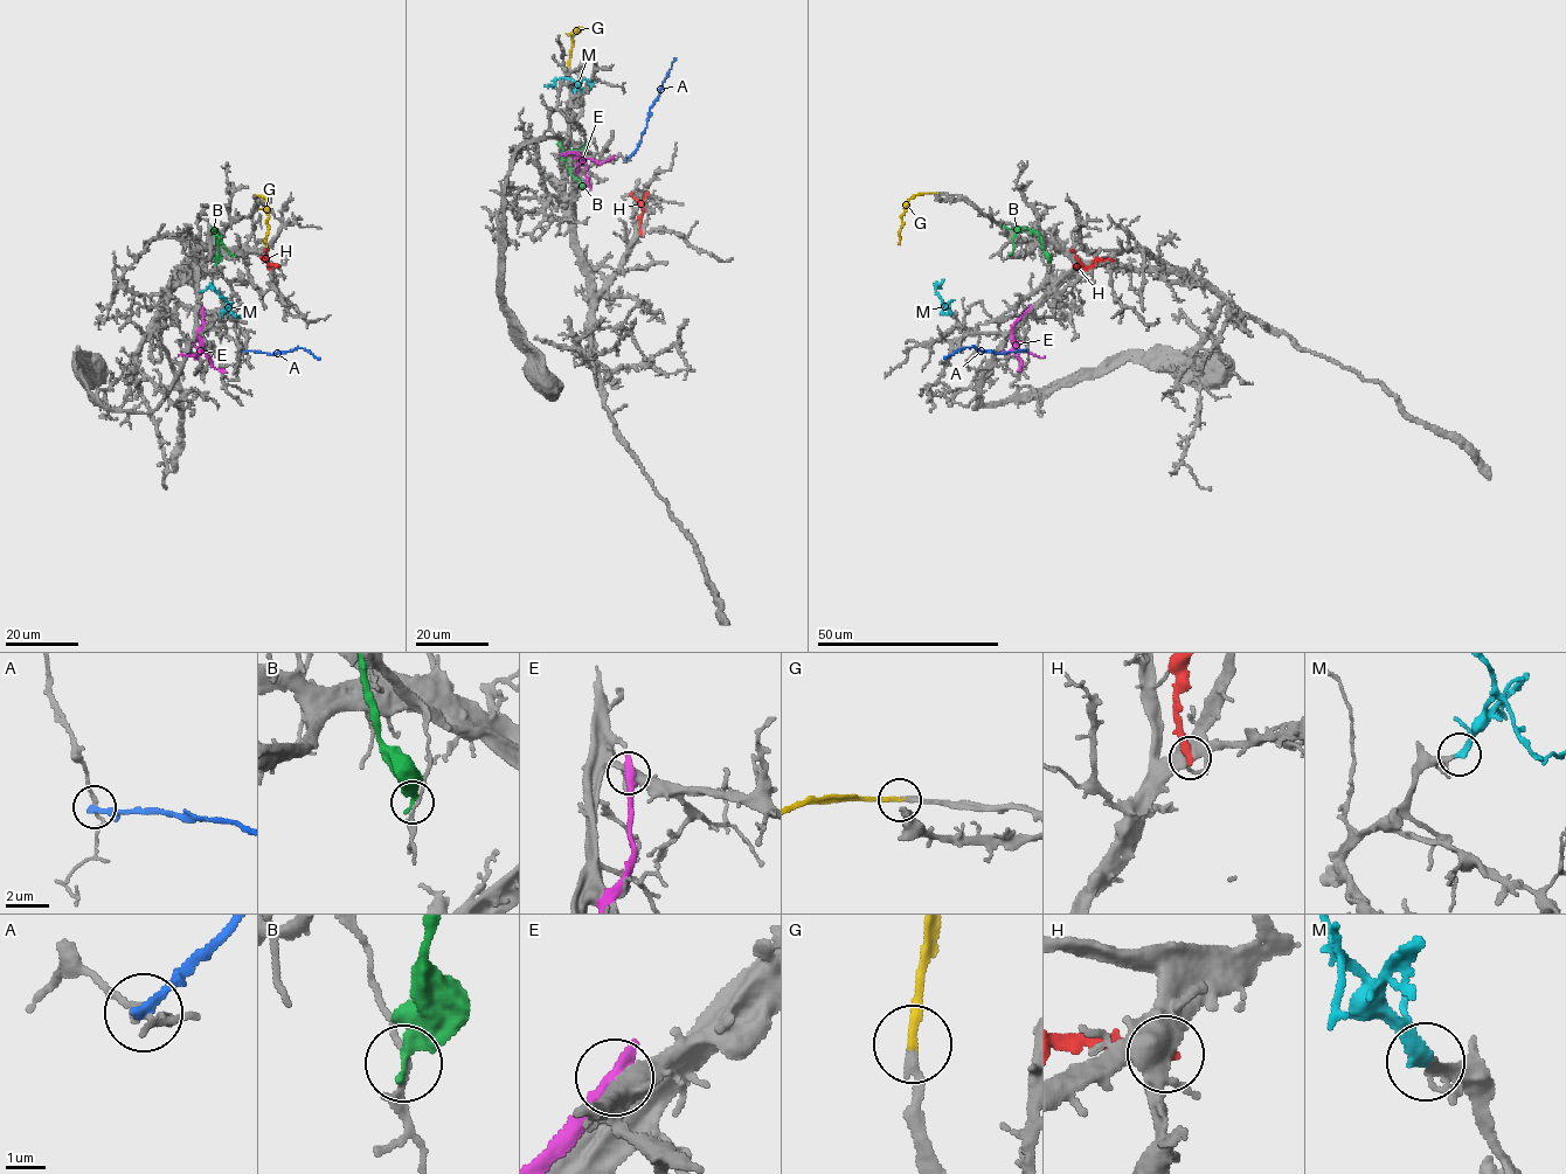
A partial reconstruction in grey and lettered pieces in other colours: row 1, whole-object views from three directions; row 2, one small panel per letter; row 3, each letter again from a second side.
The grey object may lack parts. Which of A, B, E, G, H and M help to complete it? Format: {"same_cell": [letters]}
{"same_cell": ["G", "M"]}

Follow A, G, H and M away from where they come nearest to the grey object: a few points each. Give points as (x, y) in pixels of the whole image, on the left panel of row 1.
A: (243, 349), (272, 354), (299, 347), (319, 359)
G: (256, 195), (265, 196), (267, 247)
H: (262, 258), (269, 265), (268, 249)
M: (222, 315), (227, 303), (220, 294), (208, 286), (200, 292)

